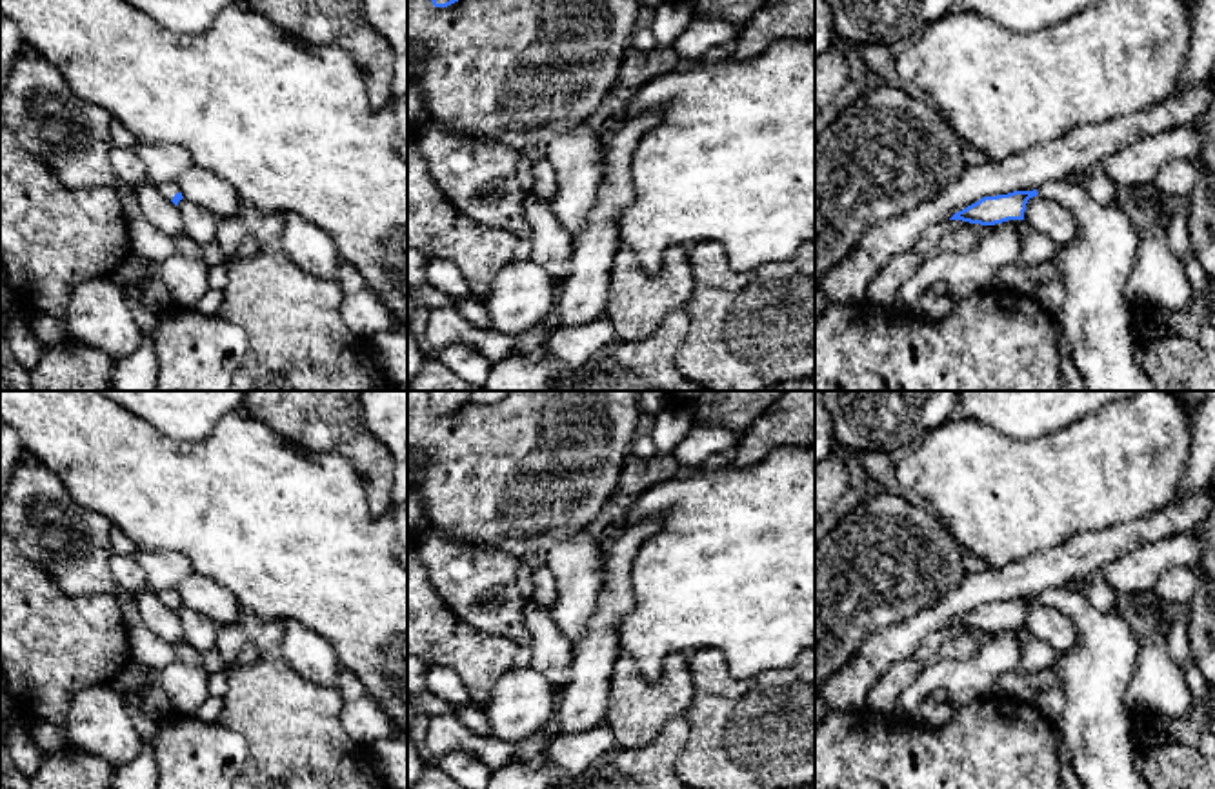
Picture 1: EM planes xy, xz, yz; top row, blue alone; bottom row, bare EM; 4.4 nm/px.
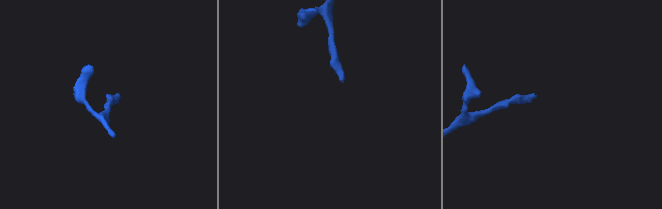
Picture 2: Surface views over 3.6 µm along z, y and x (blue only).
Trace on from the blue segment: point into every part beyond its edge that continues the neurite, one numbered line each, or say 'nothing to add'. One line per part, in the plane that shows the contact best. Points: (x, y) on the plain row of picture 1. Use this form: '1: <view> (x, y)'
1: xy (168, 597)

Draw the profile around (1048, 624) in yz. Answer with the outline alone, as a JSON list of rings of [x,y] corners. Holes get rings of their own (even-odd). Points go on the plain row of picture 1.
[[[1037,602],[1028,607],[1024,627],[1035,636],[1049,644],[1059,656],[1068,653],[1079,640],[1071,620],[1060,611]]]

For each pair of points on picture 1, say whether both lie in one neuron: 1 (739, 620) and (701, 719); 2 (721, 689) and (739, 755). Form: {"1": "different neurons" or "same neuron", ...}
{"1": "different neurons", "2": "same neuron"}

